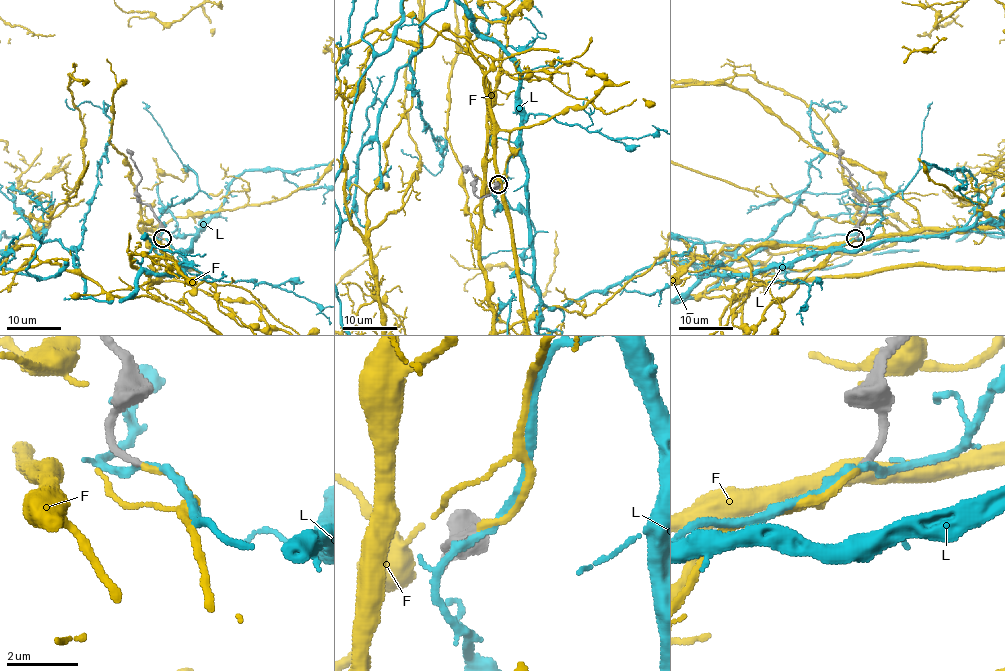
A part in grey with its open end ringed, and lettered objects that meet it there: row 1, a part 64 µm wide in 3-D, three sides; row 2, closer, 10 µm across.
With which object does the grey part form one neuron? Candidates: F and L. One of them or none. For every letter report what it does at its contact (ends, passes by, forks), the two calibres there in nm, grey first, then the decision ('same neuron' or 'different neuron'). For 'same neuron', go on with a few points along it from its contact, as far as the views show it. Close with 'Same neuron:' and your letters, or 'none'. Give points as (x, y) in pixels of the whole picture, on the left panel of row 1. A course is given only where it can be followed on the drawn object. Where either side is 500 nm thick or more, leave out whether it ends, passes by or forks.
F: it ends; calibres 190 and 170 nm; same neuron
L: it passes by; calibres 190 and 200 nm; different neuron
Same neuron: F

